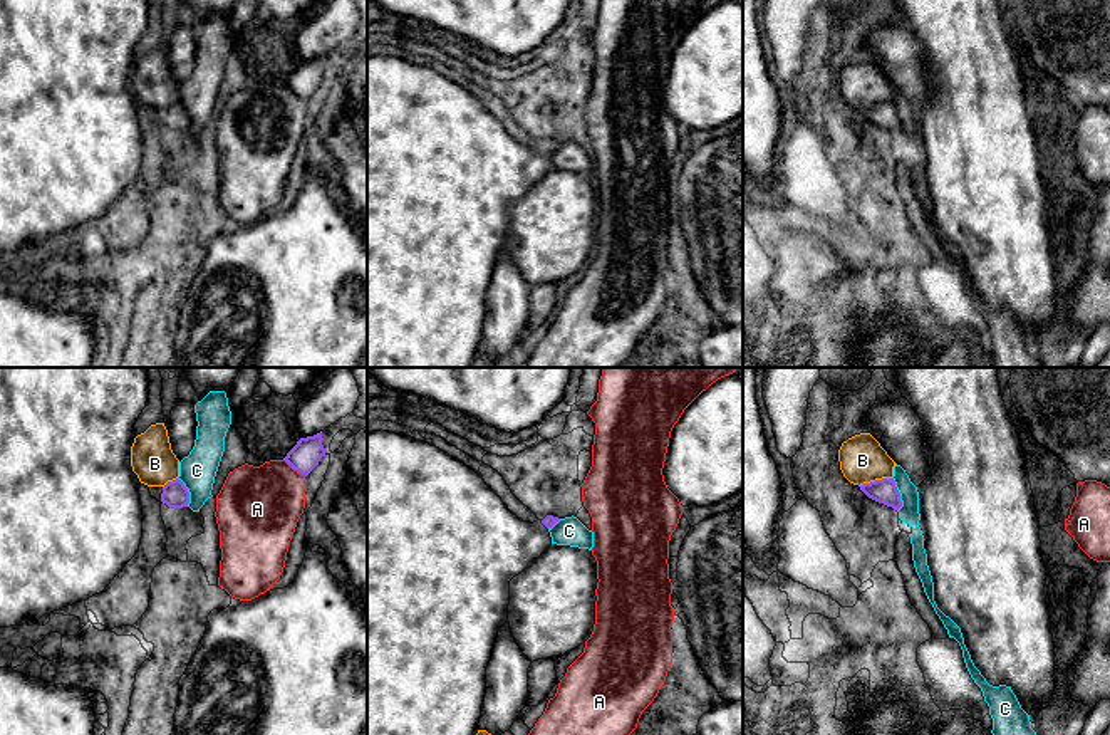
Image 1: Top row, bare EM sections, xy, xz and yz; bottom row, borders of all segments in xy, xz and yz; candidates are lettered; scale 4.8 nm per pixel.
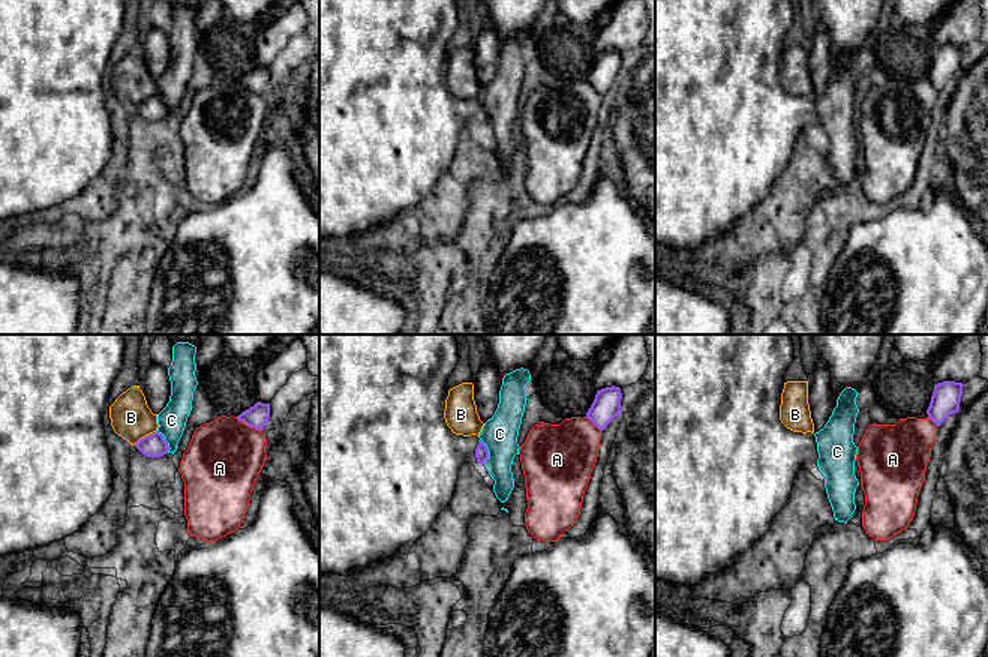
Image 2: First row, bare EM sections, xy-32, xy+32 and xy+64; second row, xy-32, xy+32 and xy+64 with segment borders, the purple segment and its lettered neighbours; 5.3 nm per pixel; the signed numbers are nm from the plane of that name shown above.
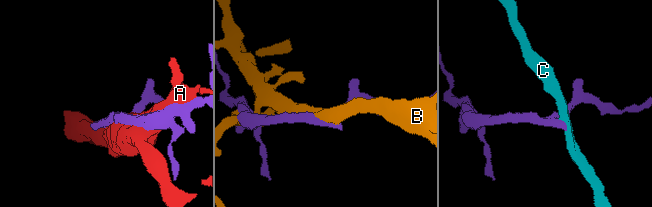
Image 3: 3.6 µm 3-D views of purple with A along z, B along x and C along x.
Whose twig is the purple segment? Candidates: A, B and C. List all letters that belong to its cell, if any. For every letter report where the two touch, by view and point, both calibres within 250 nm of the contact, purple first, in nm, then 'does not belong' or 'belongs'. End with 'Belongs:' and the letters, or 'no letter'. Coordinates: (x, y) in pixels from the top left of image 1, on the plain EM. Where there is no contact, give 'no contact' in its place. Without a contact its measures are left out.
A: xy (294, 93) | 150/400 nm | does not belong
B: yz (876, 104) | 120/220 nm | does not belong
C: yz (899, 118) | 120/100 nm | does not belong
Belongs: no letter

